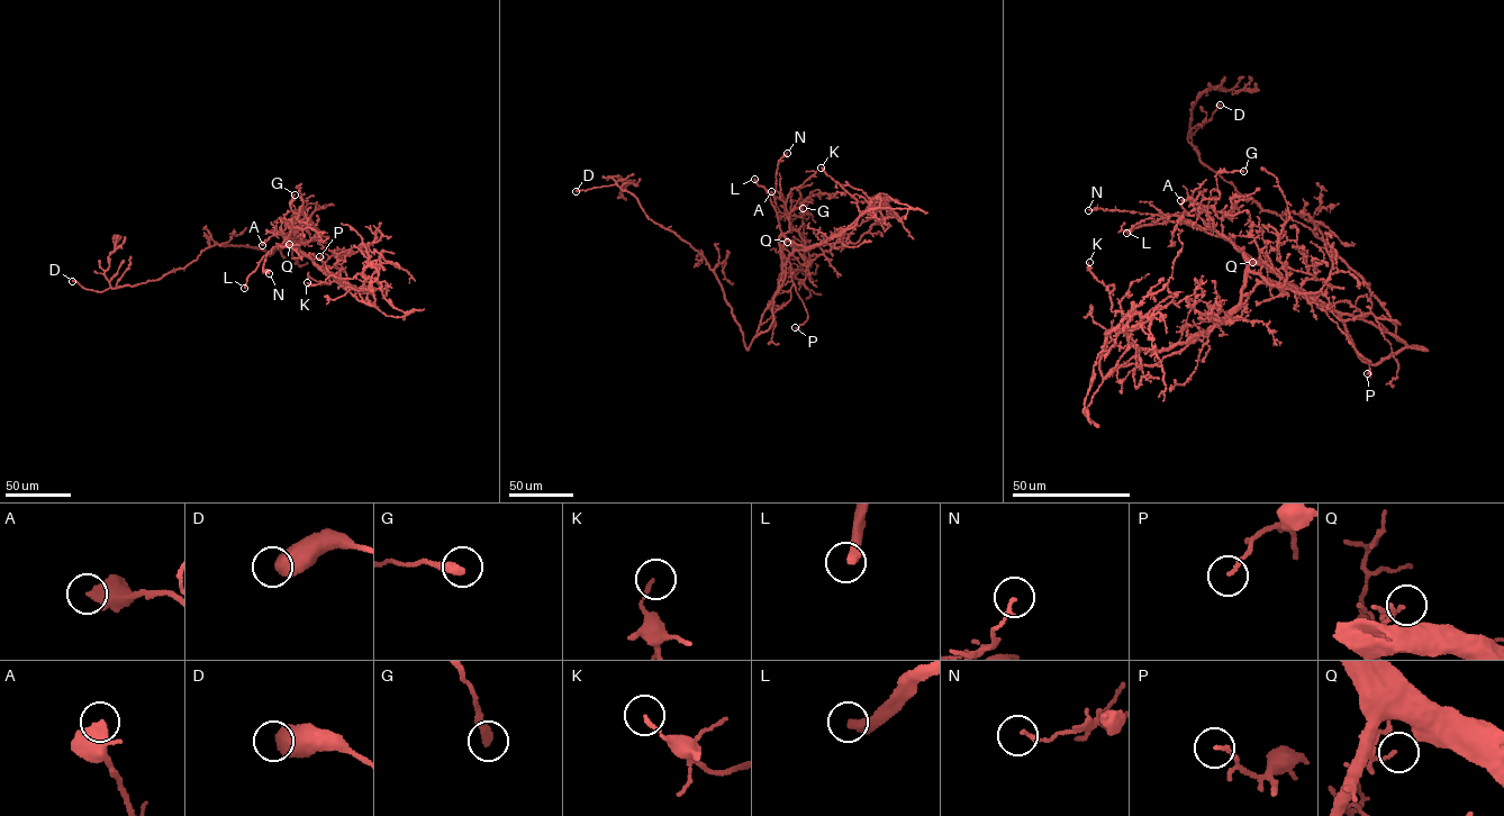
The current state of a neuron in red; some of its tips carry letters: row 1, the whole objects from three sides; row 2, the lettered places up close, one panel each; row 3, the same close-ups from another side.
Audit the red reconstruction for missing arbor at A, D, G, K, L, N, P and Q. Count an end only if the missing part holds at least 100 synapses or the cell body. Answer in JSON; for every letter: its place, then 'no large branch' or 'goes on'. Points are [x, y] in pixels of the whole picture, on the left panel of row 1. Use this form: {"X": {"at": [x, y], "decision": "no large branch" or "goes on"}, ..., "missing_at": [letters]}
{"A": {"at": [262, 245], "decision": "no large branch"}, "D": {"at": [72, 281], "decision": "no large branch"}, "G": {"at": [295, 195], "decision": "no large branch"}, "K": {"at": [307, 282], "decision": "no large branch"}, "L": {"at": [244, 288], "decision": "goes on"}, "N": {"at": [269, 273], "decision": "no large branch"}, "P": {"at": [319, 256], "decision": "no large branch"}, "Q": {"at": [289, 244], "decision": "no large branch"}, "missing_at": ["L"]}

